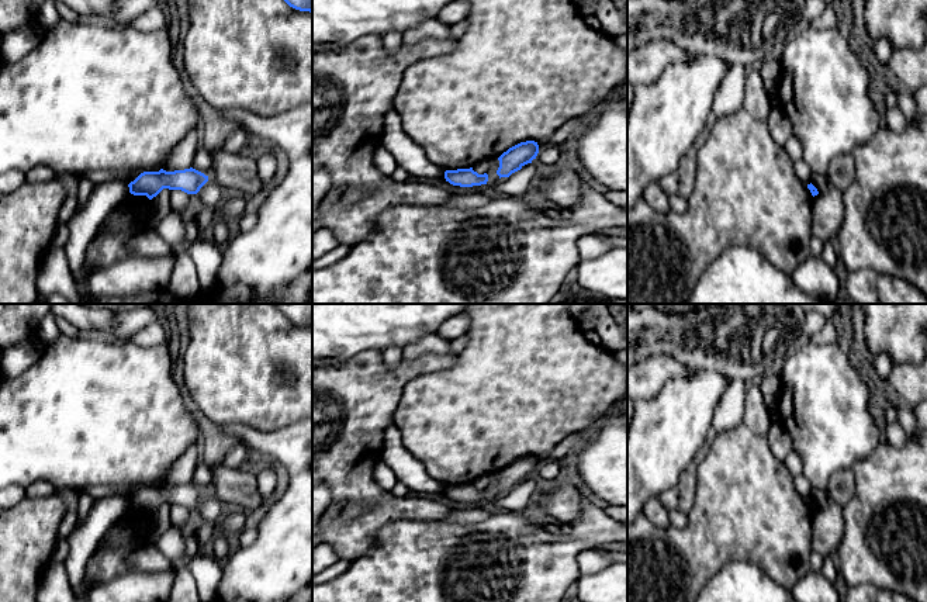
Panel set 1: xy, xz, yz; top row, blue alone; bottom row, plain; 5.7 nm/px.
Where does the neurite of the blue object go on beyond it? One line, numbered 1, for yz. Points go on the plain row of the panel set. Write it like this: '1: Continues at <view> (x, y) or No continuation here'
1: No continuation here

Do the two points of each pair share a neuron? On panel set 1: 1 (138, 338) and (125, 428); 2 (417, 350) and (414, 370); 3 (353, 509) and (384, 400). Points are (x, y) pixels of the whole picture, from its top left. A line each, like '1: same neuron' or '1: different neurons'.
1: different neurons
2: different neurons
3: different neurons

